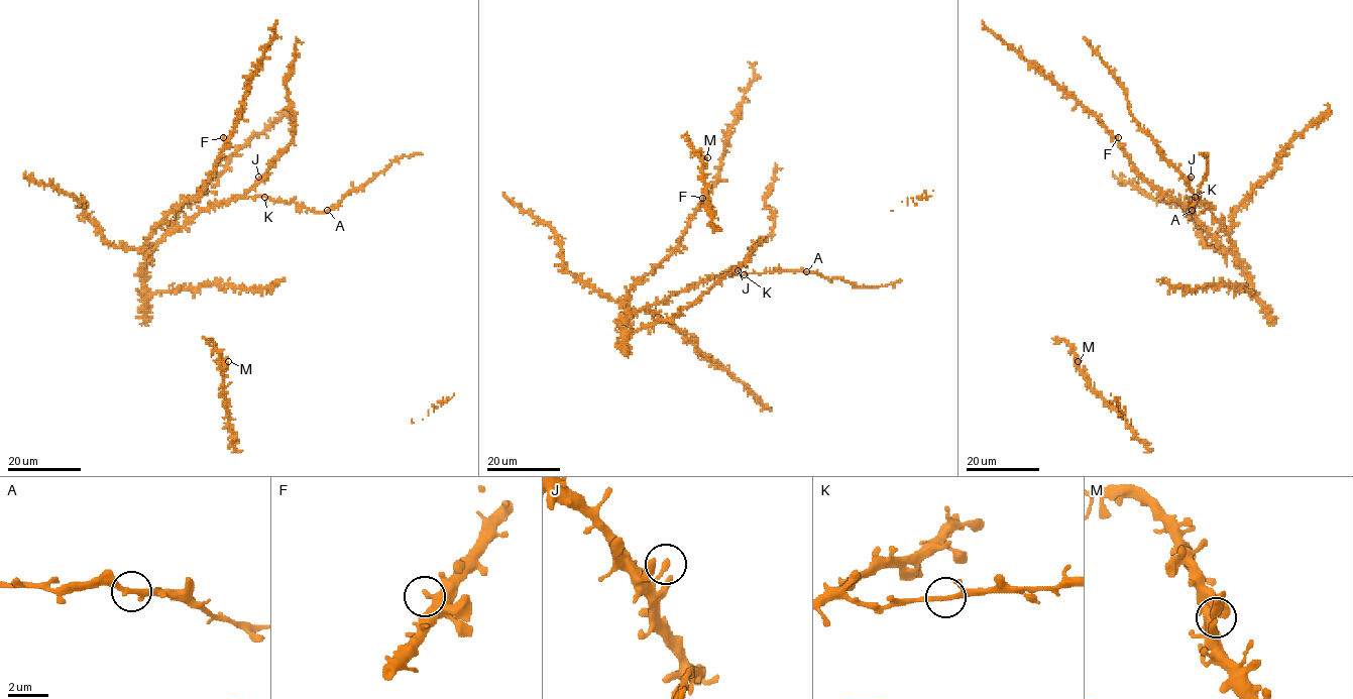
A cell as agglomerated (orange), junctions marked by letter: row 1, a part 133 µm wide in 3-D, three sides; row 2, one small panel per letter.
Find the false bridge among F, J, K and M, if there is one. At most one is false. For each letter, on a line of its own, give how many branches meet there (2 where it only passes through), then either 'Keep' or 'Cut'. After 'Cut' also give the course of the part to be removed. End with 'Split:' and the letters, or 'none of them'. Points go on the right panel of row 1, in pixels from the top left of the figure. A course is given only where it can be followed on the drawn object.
F: Branches: 1. Keep
J: Branches: 1. Keep
K: Branches: 2. Keep
M: Branches: 1. Keep
Split: none of them

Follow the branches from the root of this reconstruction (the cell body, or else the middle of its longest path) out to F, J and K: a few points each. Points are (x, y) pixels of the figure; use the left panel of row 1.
F: (222, 285), (151, 292), (143, 265), (148, 236), (203, 188), (223, 137)
J: (222, 285), (151, 292), (143, 270), (168, 234), (213, 206), (243, 196), (258, 177)
K: (222, 285), (203, 283), (192, 288), (151, 292), (143, 270), (152, 249), (203, 211), (235, 198), (264, 196)

